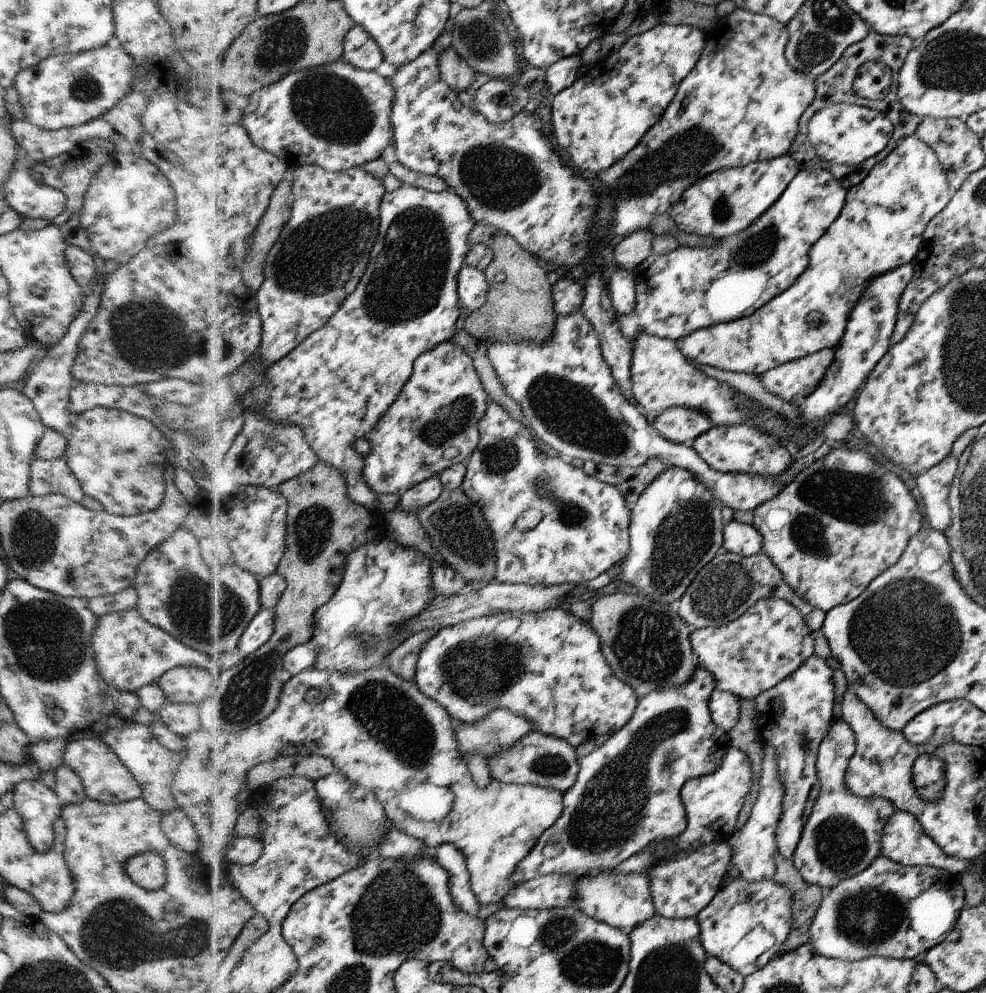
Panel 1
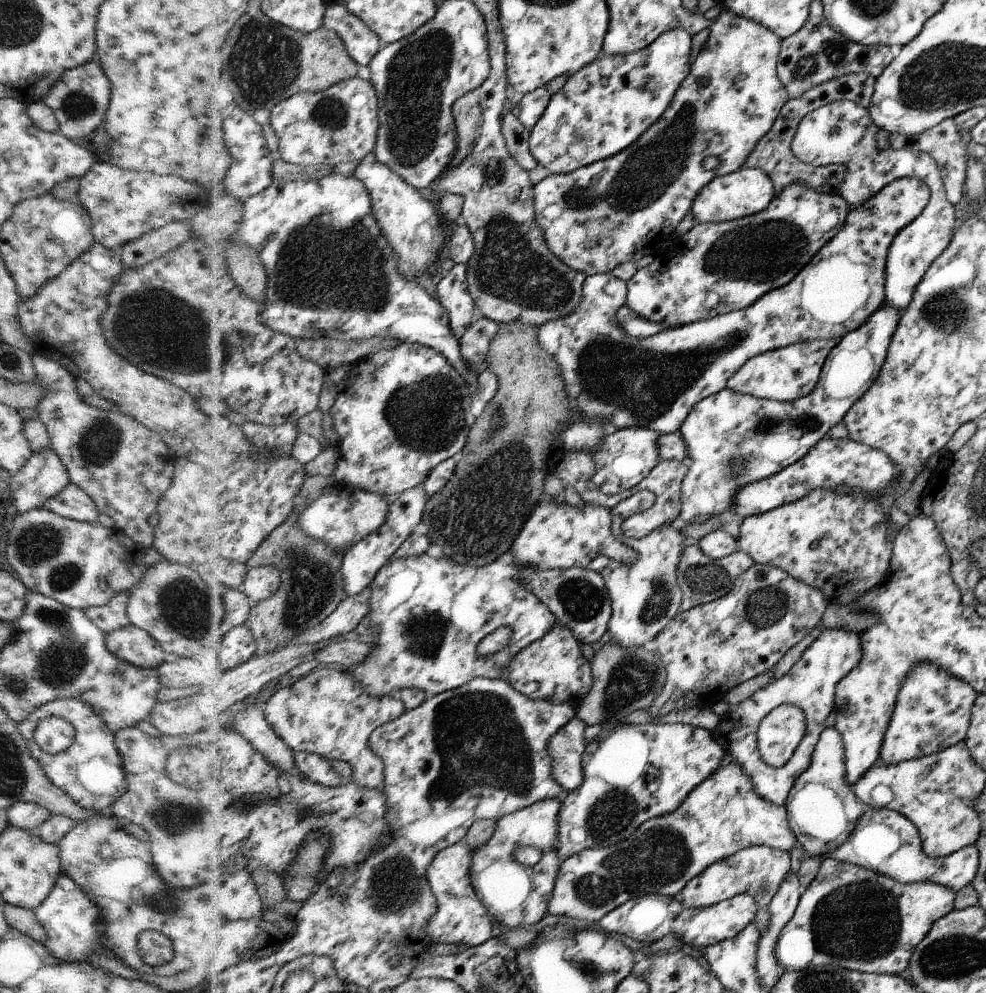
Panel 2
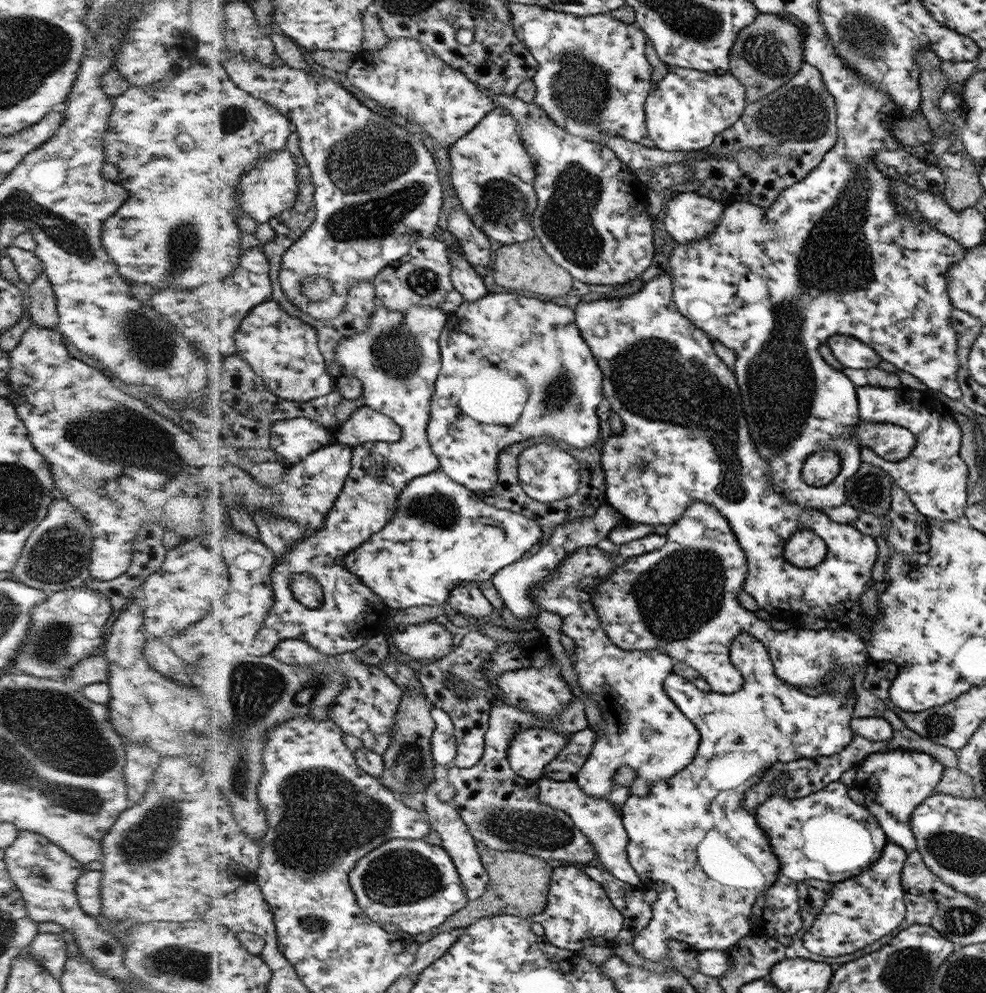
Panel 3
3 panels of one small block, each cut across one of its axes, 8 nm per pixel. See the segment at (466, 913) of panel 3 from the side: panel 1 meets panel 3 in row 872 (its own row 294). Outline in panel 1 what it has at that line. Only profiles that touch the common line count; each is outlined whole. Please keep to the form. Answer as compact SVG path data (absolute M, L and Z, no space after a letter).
M492 224L474 226L470 242L484 243L493 249L493 262L485 268L489 281L489 296L481 309L473 310L465 320L466 331L481 341L517 343L532 339L542 344L556 328L557 314L552 304L552 286L546 270L538 264L530 251L522 250L504 230Z

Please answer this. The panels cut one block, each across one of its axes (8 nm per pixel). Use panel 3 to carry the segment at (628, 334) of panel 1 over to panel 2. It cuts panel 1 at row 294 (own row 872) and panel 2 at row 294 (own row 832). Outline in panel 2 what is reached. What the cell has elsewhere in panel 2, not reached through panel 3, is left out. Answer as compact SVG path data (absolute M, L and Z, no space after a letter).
M793 182L784 192L776 195L772 202L760 213L756 213L741 219L733 221L726 221L723 223L698 223L693 226L684 235L677 236L676 240L672 242L672 250L664 259L656 257L652 264L647 267L640 267L628 283L628 297L625 305L630 307L637 315L642 318L652 320L655 323L661 323L664 327L677 327L680 325L690 324L699 320L711 319L718 315L723 315L729 312L745 309L753 305L762 295L769 293L771 290L780 288L781 286L788 285L793 277L801 272L802 269L812 260L812 257L820 248L827 242L833 240L837 236L838 231L844 226L847 214L849 213L849 202L836 192L821 193L804 182Z

